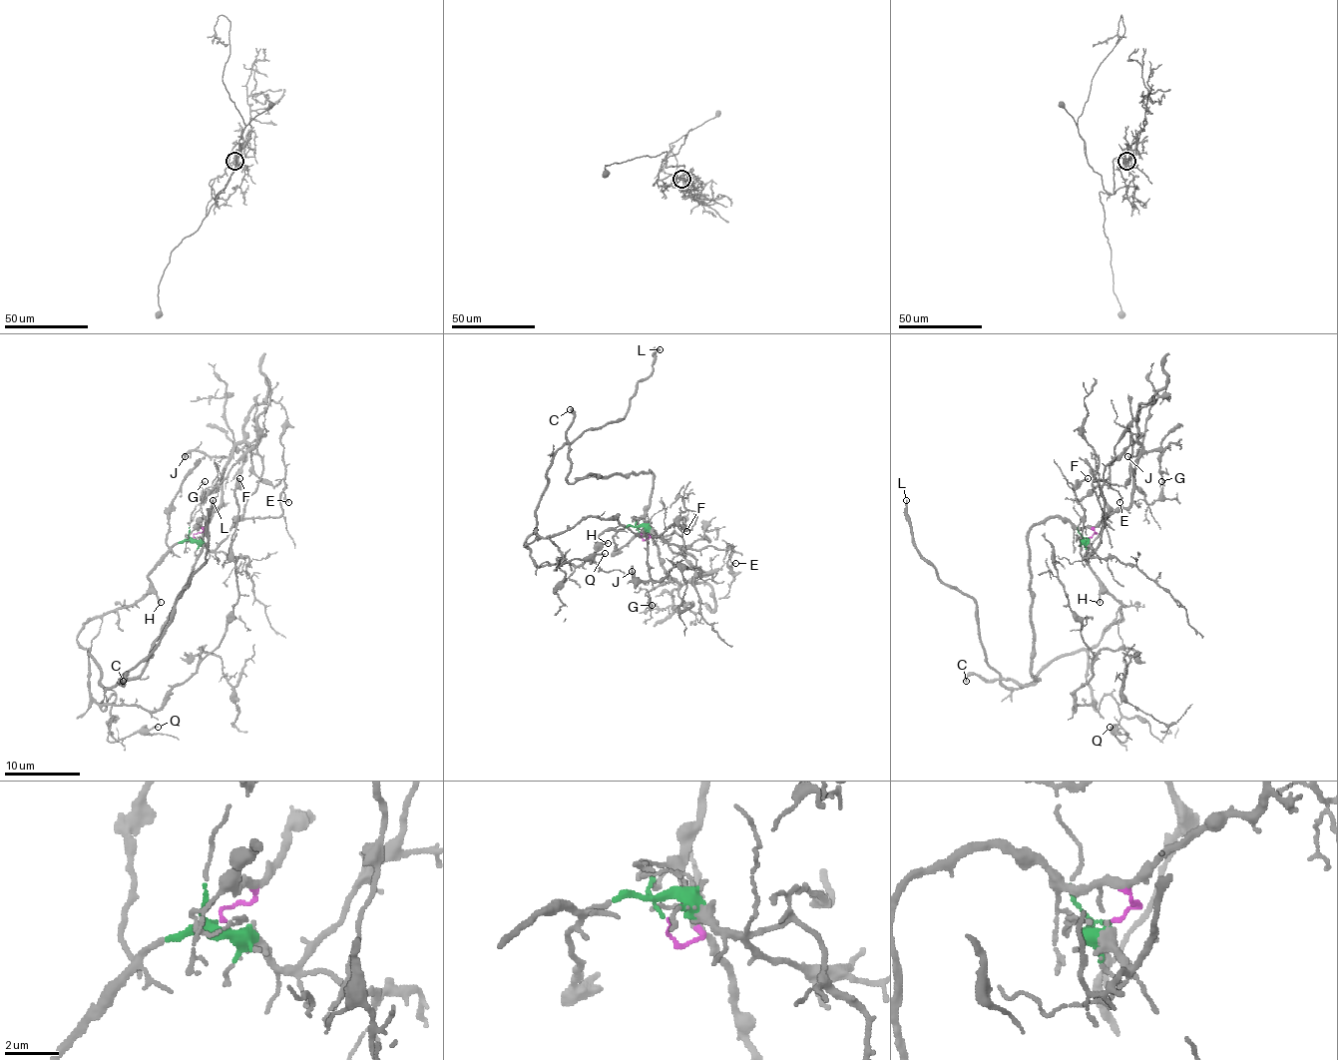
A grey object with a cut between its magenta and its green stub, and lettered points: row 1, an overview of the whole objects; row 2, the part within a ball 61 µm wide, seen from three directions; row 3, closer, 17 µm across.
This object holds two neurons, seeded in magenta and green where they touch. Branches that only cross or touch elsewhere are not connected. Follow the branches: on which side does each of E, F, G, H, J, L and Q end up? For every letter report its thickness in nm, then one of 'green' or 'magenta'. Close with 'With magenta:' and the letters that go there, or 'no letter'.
E: calibre 150 nm; green
F: calibre 150 nm; green
G: calibre 140 nm; magenta
H: calibre 160 nm; green
J: calibre 150 nm; magenta
L: calibre 200 nm; green
Q: calibre 140 nm; green
With magenta: G, J

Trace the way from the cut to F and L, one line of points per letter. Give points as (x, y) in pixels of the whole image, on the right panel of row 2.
F: (1088, 537), (1083, 541), (1092, 552), (1085, 558), (1081, 554), (1083, 505), (1075, 488), (1088, 479)
L: (1088, 537), (1086, 565), (1121, 618), (1007, 688), (987, 661), (977, 605), (913, 543), (906, 499)

